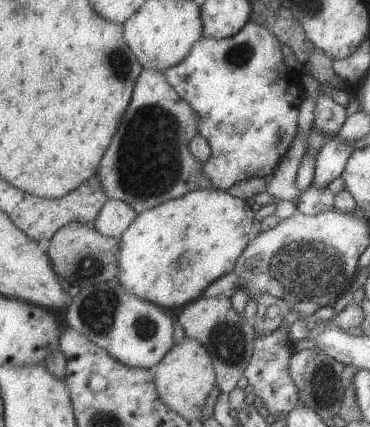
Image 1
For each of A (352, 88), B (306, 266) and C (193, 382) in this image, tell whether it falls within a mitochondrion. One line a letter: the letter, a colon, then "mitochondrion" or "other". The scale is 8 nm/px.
A: other
B: mitochondrion
C: other

